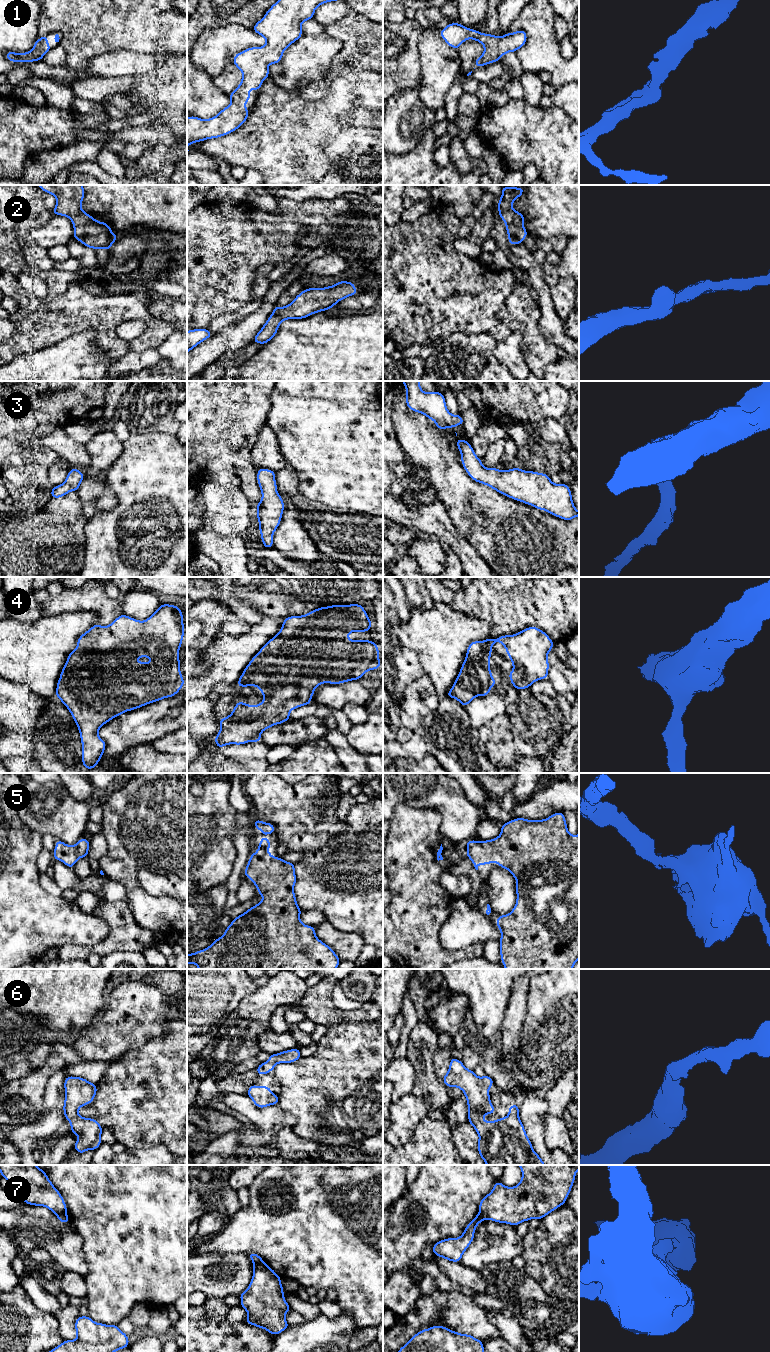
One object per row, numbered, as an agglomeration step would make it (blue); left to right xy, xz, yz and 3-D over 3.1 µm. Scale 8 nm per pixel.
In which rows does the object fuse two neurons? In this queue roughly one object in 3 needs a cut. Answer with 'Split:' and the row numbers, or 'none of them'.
Split: 7

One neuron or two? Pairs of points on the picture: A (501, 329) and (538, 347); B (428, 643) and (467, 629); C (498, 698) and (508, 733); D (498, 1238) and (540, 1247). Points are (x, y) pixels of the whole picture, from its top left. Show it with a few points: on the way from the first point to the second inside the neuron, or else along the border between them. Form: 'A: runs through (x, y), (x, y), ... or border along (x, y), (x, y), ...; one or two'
A: border along (505, 307), (512, 330); two
B: runs through (438, 635), (457, 630); one
C: border along (507, 707), (502, 713), (497, 714), (482, 726); two
D: border along (522, 1239), (524, 1250), (520, 1255); two

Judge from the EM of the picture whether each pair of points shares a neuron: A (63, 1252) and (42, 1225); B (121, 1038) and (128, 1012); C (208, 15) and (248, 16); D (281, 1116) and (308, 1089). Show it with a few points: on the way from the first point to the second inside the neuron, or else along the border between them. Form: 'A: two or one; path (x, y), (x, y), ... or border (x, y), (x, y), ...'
A: one; path (62, 1245), (49, 1232)
B: one; path (121, 1032), (121, 1029), (130, 1018)
C: one; path (218, 19), (224, 16), (238, 16)
D: two; border (282, 1109), (295, 1118), (295, 1124), (292, 1127)

